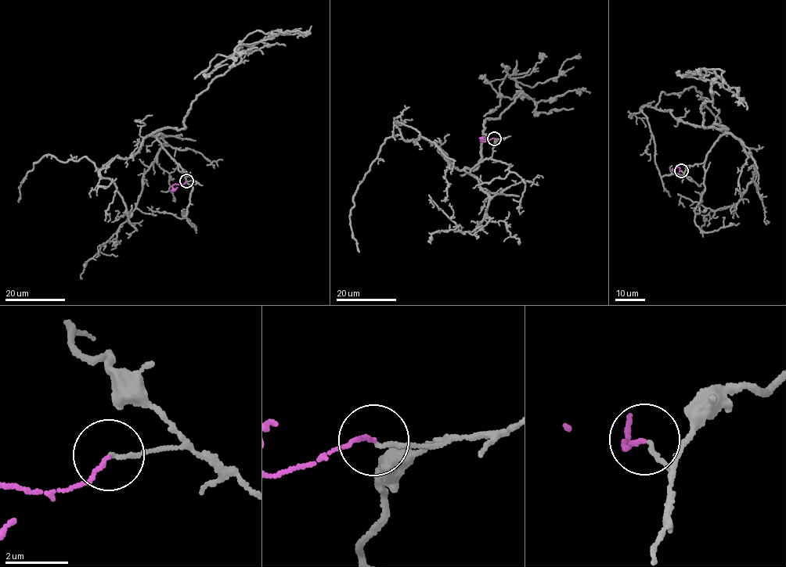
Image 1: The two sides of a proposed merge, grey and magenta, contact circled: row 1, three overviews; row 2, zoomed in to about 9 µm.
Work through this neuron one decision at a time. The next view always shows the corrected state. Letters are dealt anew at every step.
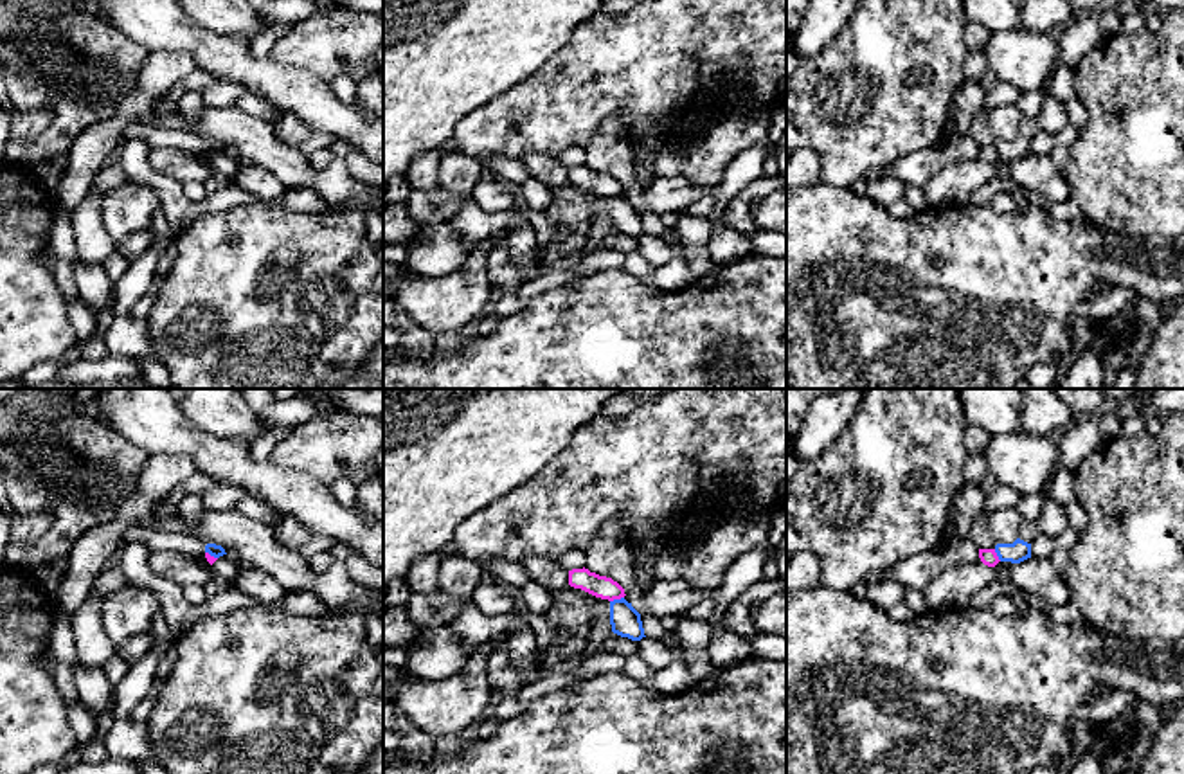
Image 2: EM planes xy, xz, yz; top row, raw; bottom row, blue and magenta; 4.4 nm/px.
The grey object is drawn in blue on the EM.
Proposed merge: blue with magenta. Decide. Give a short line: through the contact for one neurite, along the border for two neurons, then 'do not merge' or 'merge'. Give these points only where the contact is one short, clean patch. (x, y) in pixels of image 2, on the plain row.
line xz (623, 193), (610, 198); do not merge

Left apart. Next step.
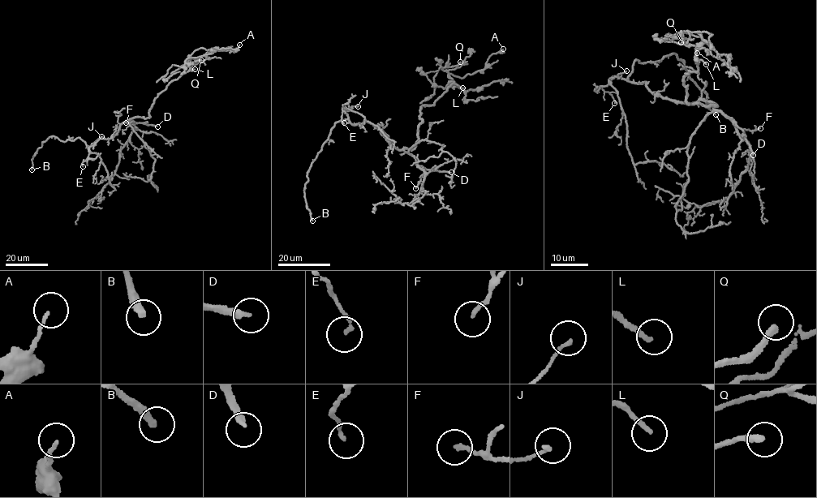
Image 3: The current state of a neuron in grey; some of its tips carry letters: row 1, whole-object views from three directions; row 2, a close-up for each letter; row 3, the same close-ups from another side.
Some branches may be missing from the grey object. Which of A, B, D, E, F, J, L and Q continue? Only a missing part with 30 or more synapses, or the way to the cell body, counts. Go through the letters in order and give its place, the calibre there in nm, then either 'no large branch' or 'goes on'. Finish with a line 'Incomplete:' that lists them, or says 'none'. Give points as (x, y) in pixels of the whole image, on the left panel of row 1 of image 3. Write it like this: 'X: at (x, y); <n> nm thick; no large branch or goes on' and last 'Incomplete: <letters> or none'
A: at (239, 45); 120 nm thick; no large branch
B: at (32, 169); 320 nm thick; goes on
D: at (157, 126); 200 nm thick; goes on
E: at (83, 166); 140 nm thick; no large branch
F: at (126, 122); 170 nm thick; no large branch
J: at (101, 136); 150 nm thick; no large branch
L: at (195, 69); 180 nm thick; no large branch
Q: at (201, 60); 280 nm thick; goes on
Incomplete: B, D, Q

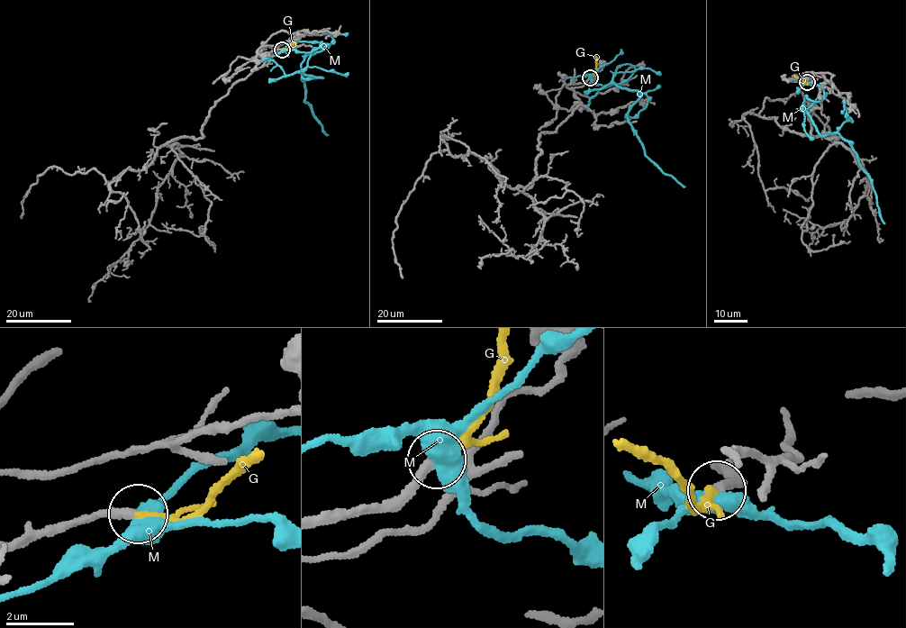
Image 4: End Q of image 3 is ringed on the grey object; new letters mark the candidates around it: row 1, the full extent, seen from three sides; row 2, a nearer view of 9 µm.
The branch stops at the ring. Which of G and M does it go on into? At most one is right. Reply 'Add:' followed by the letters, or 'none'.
Add: G

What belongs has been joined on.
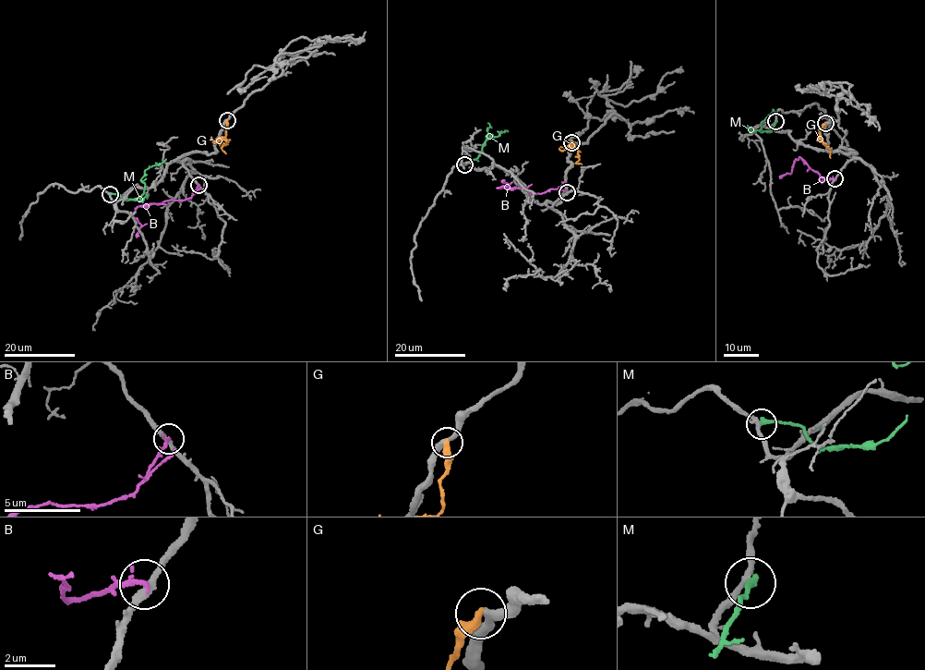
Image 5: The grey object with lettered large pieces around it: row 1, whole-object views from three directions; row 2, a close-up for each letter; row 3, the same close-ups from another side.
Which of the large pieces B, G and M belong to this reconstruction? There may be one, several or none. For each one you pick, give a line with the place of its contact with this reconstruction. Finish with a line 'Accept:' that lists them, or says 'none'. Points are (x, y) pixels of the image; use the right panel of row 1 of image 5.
Accept: none

